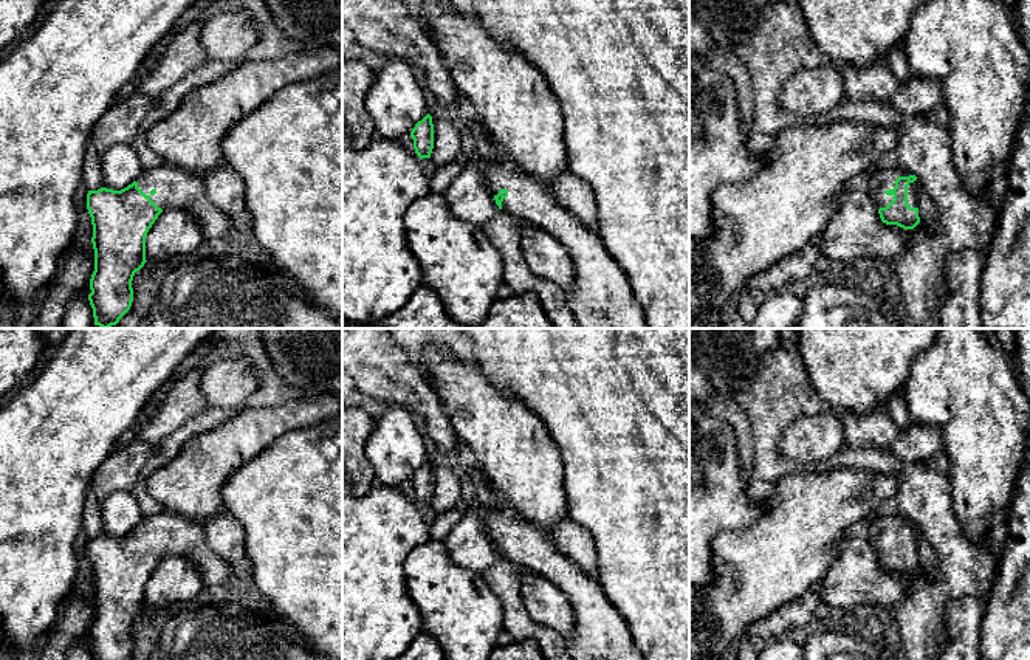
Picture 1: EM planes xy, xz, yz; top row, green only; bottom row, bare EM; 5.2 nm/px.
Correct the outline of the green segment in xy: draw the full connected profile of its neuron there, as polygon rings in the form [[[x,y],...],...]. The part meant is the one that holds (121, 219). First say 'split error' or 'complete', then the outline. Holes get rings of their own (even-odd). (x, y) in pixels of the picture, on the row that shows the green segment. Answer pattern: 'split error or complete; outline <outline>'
split error; outline [[[175,164],[144,169],[121,191],[88,191],[94,249],[88,301],[94,325],[110,328],[130,310],[133,276],[147,262],[147,232],[169,208],[189,211],[206,239],[228,239],[237,231],[235,223],[209,201],[204,180]]]

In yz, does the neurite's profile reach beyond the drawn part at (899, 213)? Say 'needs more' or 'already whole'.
needs more

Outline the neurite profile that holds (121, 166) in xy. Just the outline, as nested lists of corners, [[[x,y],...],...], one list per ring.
[[[116,144],[101,155],[104,187],[121,191],[136,181],[144,167],[132,144]]]

